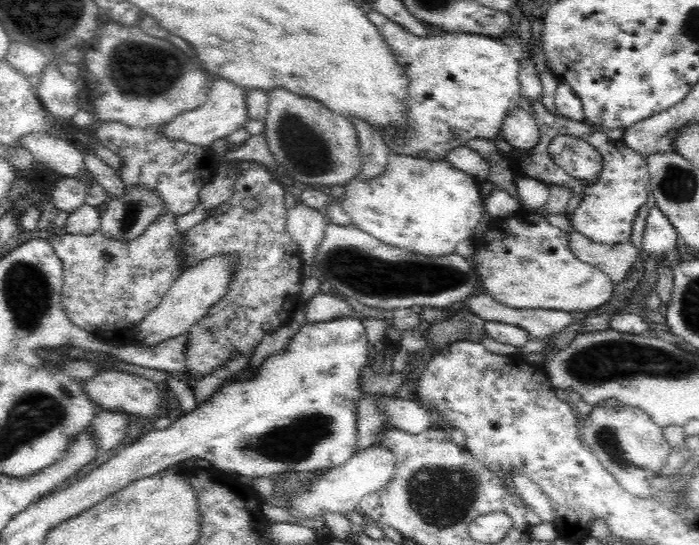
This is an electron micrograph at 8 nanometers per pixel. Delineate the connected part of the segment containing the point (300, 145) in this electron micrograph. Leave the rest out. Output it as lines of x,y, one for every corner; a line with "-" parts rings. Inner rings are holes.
284,88
270,90
268,99
269,108
263,132
276,163
286,169
287,175
298,179
298,182
324,186
344,185
359,176
362,158
352,121
331,112
322,102
290,93

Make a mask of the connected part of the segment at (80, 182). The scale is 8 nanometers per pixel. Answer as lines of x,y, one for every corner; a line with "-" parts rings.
86,174
84,179
76,177
64,177
57,182
50,191
49,196
57,211
64,211
68,214
76,212
85,203
88,192
88,182
90,174

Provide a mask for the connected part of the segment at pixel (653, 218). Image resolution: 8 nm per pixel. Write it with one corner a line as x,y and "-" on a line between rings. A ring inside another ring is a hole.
651,203
646,228
643,233
643,250
648,255
659,254
676,248
678,233
662,210

